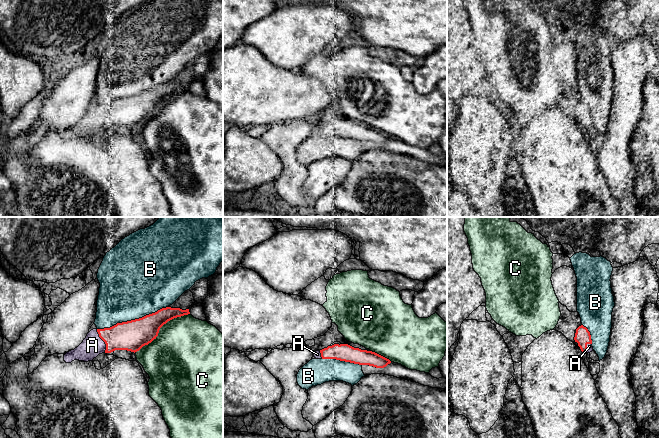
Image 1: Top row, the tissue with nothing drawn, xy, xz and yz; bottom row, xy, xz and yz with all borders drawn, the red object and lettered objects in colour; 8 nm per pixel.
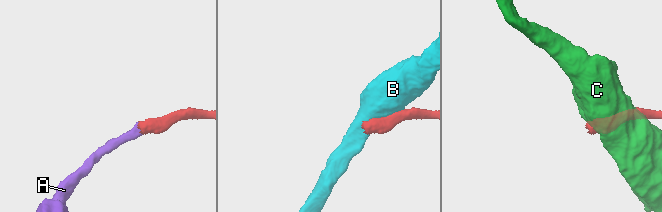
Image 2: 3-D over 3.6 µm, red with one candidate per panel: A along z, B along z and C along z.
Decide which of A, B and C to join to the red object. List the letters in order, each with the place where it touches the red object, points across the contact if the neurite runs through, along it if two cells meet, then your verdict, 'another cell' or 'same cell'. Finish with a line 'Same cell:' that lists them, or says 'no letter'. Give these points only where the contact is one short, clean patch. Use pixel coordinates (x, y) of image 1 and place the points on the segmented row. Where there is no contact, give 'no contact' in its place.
A: meets red in xy at (103, 340); same cell
B: meets red in xy at (132, 320); another cell
C: meets red in xy at (160, 327); another cell
Same cell: A

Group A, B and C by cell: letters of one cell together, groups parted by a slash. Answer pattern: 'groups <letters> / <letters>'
groups A / B / C

